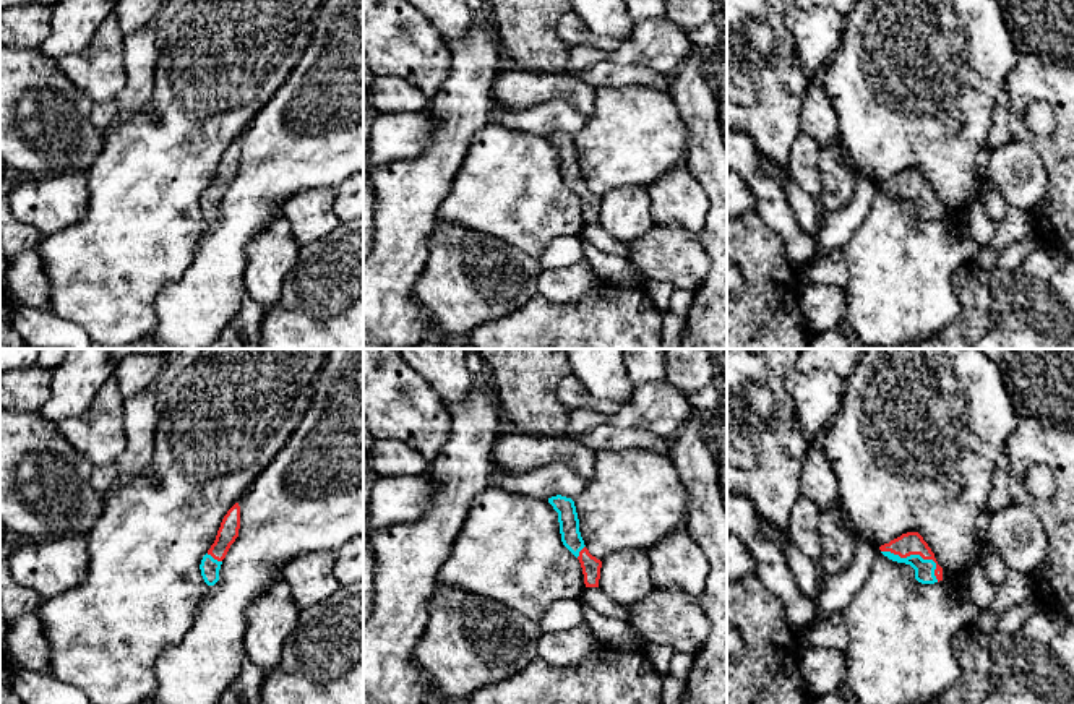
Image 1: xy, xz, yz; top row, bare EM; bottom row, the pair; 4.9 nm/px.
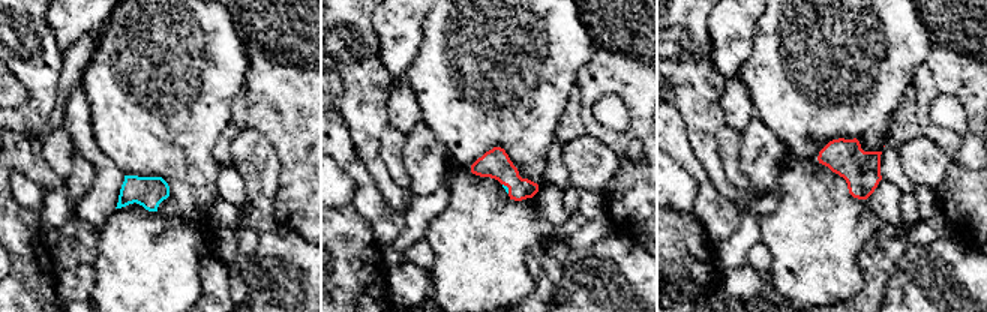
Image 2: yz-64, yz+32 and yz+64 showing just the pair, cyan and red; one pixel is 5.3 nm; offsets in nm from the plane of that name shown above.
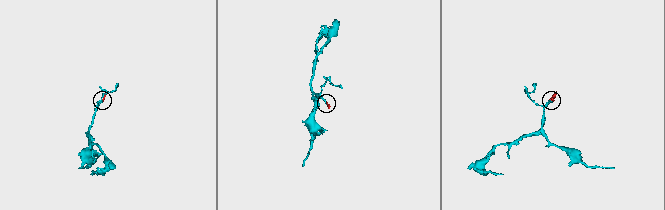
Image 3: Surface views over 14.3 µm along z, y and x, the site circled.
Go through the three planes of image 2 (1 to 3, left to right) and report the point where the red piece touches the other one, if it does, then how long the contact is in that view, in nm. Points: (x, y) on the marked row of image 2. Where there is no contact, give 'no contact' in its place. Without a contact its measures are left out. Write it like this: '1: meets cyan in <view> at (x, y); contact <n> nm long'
1: no contact
2: meets cyan in yz+32 at (507, 188); contact 70 nm long
3: no contact

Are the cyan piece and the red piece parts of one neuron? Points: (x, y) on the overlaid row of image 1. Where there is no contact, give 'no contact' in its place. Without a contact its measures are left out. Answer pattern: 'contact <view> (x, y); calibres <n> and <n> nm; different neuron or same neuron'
contact yz (917, 555); calibres 100 and 110 nm; same neuron

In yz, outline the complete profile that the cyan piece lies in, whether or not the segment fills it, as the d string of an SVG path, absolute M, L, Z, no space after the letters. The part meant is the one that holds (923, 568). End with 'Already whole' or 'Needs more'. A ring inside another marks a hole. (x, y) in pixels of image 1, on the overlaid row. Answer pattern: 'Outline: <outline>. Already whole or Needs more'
Outline: M907 532L879 547L881 553L892 561L910 564L915 579L921 584L943 581L943 568L934 553L918 532Z. Needs more

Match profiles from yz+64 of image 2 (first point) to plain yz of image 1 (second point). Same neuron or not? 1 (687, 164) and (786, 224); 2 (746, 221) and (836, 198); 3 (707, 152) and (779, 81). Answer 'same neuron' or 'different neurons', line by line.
1: same neuron
2: different neurons
3: same neuron

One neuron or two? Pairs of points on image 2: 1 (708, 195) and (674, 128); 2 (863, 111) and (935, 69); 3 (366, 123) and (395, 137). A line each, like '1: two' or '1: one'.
1: one
2: two
3: two

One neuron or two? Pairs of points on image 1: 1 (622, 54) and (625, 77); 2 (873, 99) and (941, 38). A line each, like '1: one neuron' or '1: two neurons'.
1: two neurons
2: one neuron

